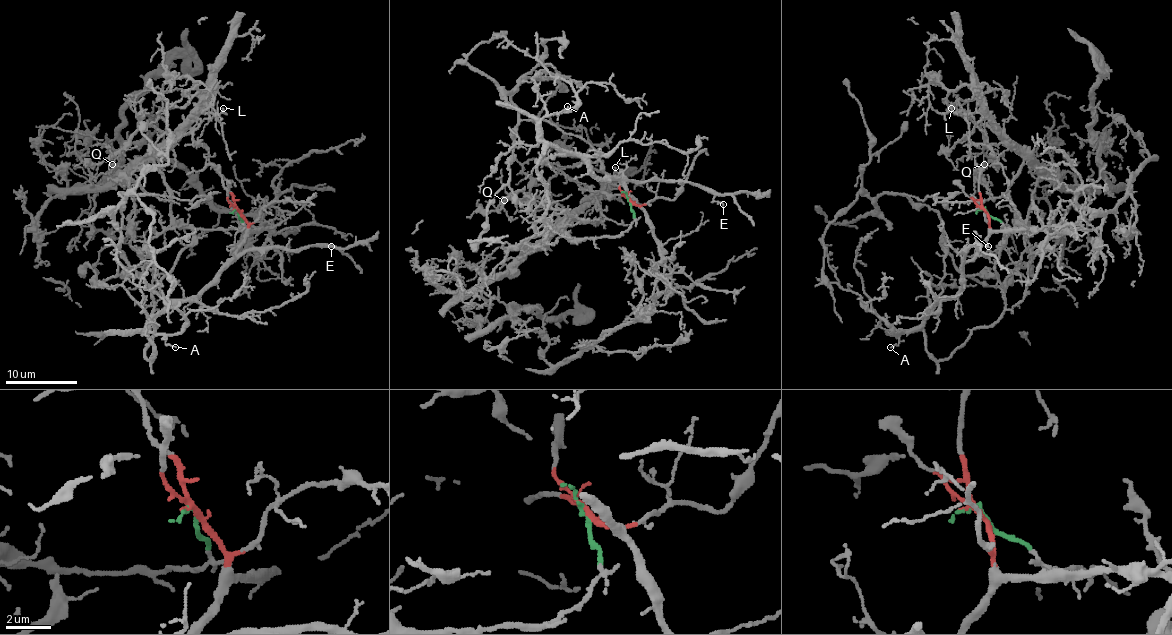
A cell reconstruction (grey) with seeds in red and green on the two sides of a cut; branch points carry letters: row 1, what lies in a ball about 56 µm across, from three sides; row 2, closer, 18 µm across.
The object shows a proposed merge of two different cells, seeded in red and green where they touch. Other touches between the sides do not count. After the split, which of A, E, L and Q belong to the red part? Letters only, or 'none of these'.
A, E

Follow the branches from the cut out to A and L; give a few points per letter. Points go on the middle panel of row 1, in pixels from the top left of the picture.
A: (629, 201), (640, 204), (618, 179), (600, 179), (580, 158), (561, 152), (541, 136), (541, 120), (568, 106)
L: (629, 201), (634, 220), (615, 236), (573, 238), (563, 231), (561, 224), (546, 238), (597, 195), (615, 167)

